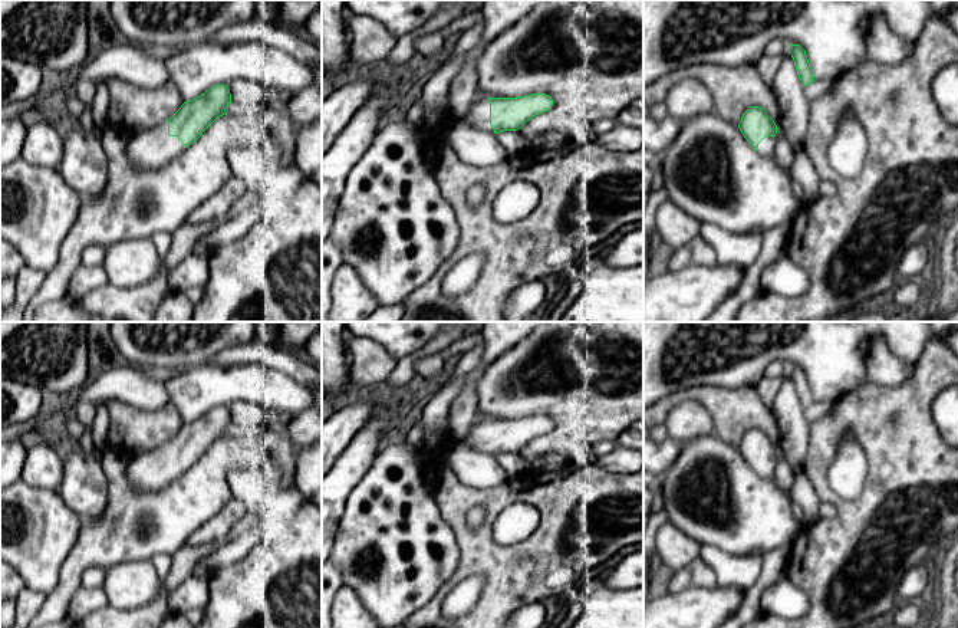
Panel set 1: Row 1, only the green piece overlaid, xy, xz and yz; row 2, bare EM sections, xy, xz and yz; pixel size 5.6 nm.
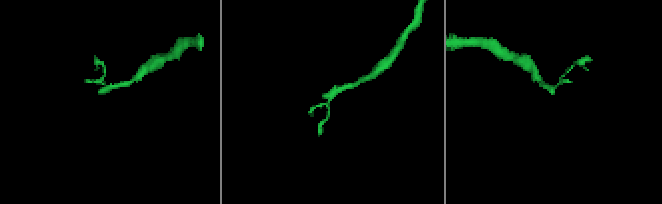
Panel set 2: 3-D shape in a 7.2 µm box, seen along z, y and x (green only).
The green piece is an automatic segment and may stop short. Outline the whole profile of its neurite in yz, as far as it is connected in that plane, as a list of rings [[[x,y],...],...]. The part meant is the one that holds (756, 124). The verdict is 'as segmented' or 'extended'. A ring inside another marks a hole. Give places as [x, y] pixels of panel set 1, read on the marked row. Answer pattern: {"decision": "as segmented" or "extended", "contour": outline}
{"decision": "extended", "contour": [[[750,106],[743,114],[738,128],[758,154],[774,157],[777,125],[763,108]]]}

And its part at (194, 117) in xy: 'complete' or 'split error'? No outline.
split error

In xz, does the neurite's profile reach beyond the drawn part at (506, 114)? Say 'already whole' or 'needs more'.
needs more

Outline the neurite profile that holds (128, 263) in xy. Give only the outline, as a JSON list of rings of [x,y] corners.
[[[151,239],[121,240],[106,244],[102,263],[108,282],[129,289],[149,282],[162,264]]]

